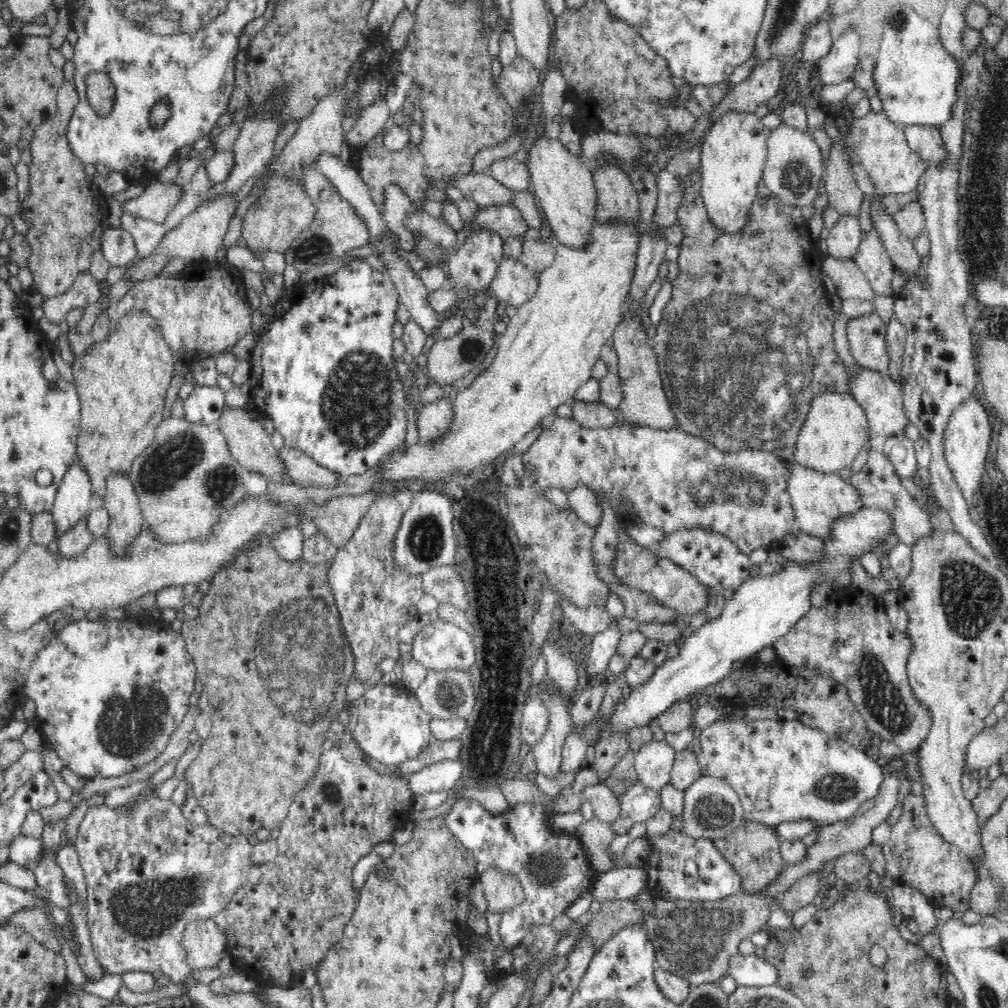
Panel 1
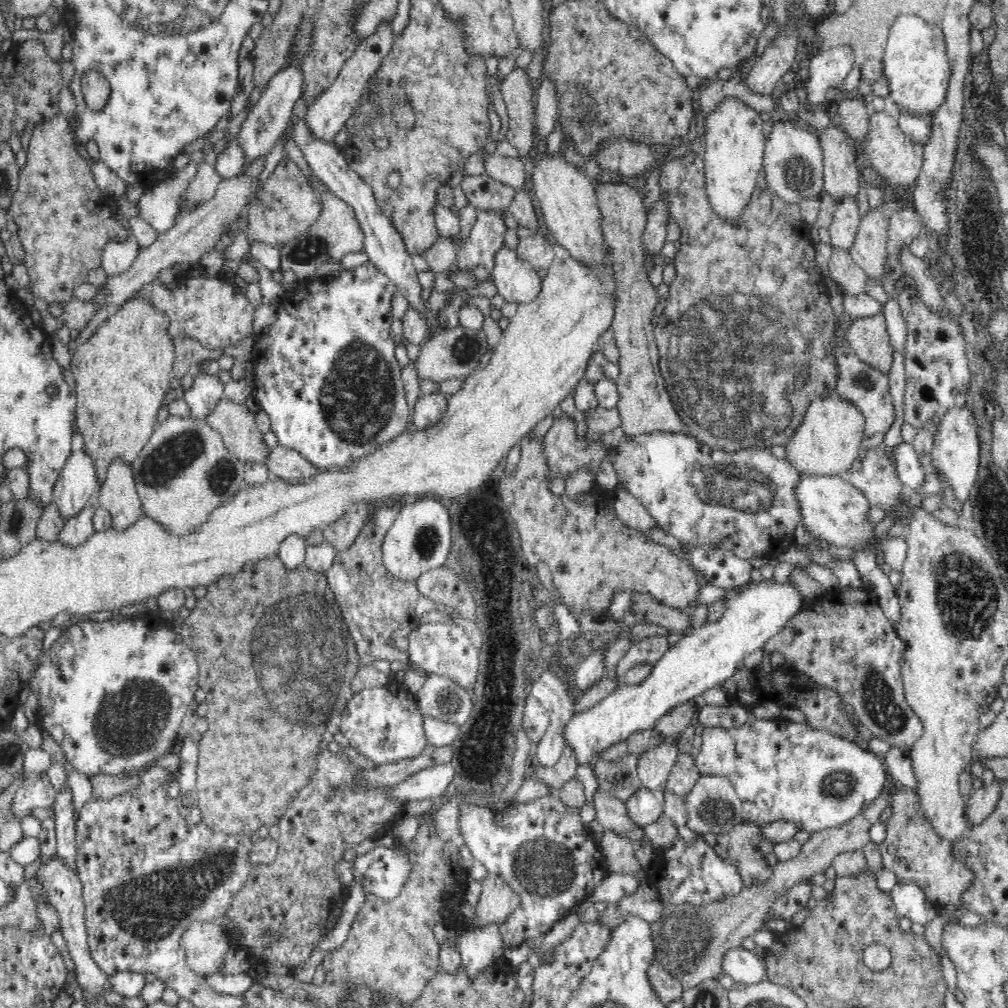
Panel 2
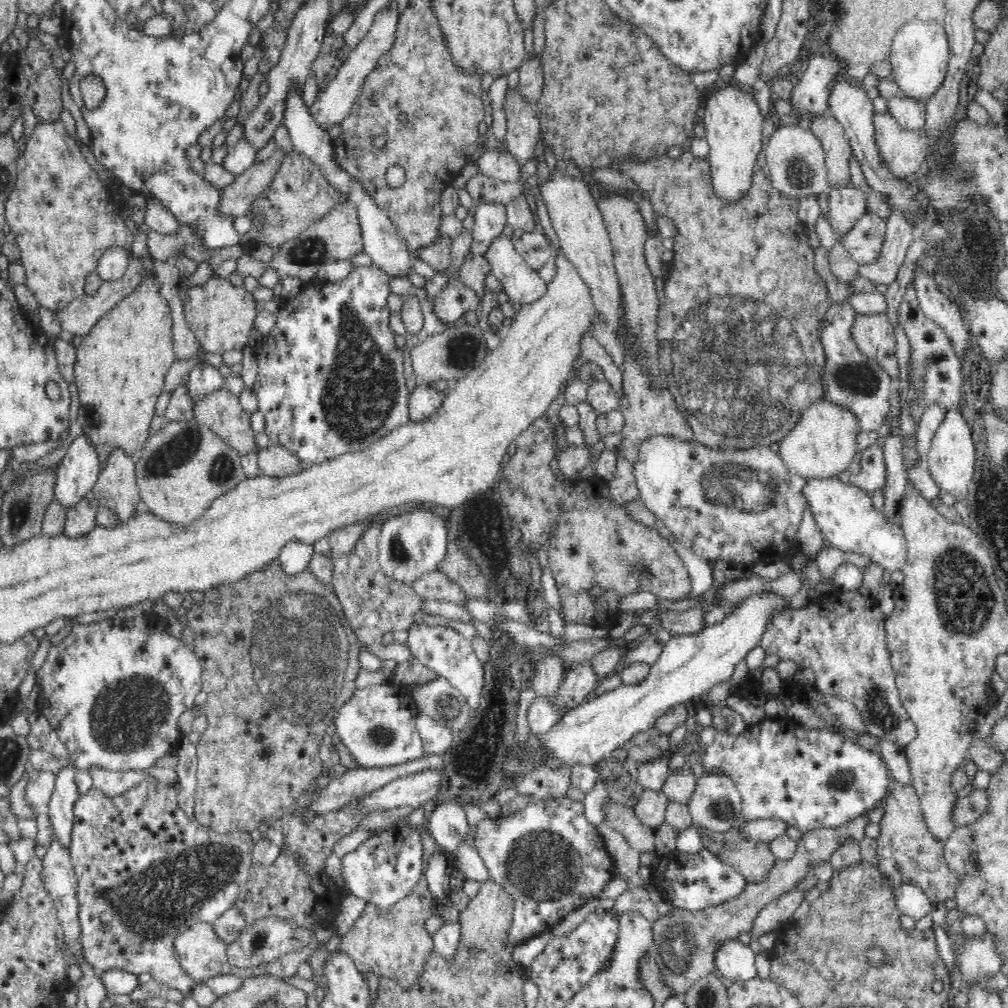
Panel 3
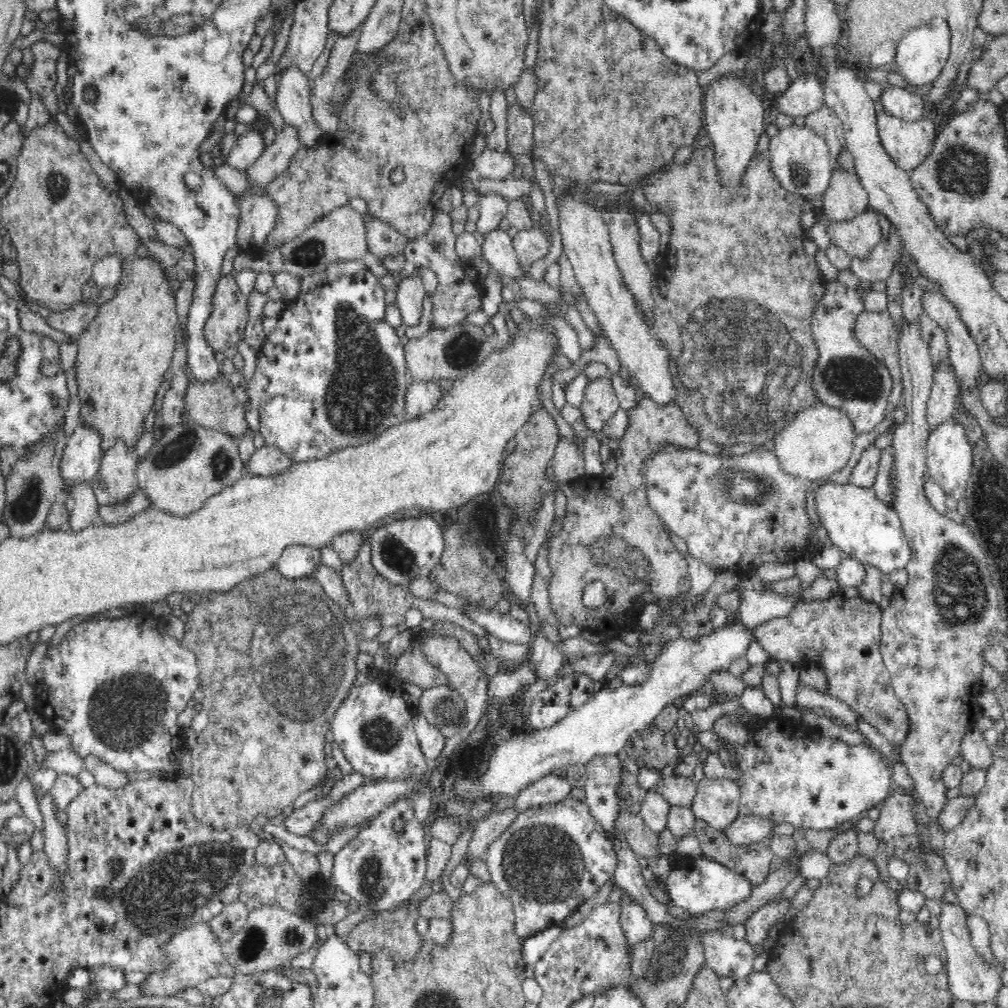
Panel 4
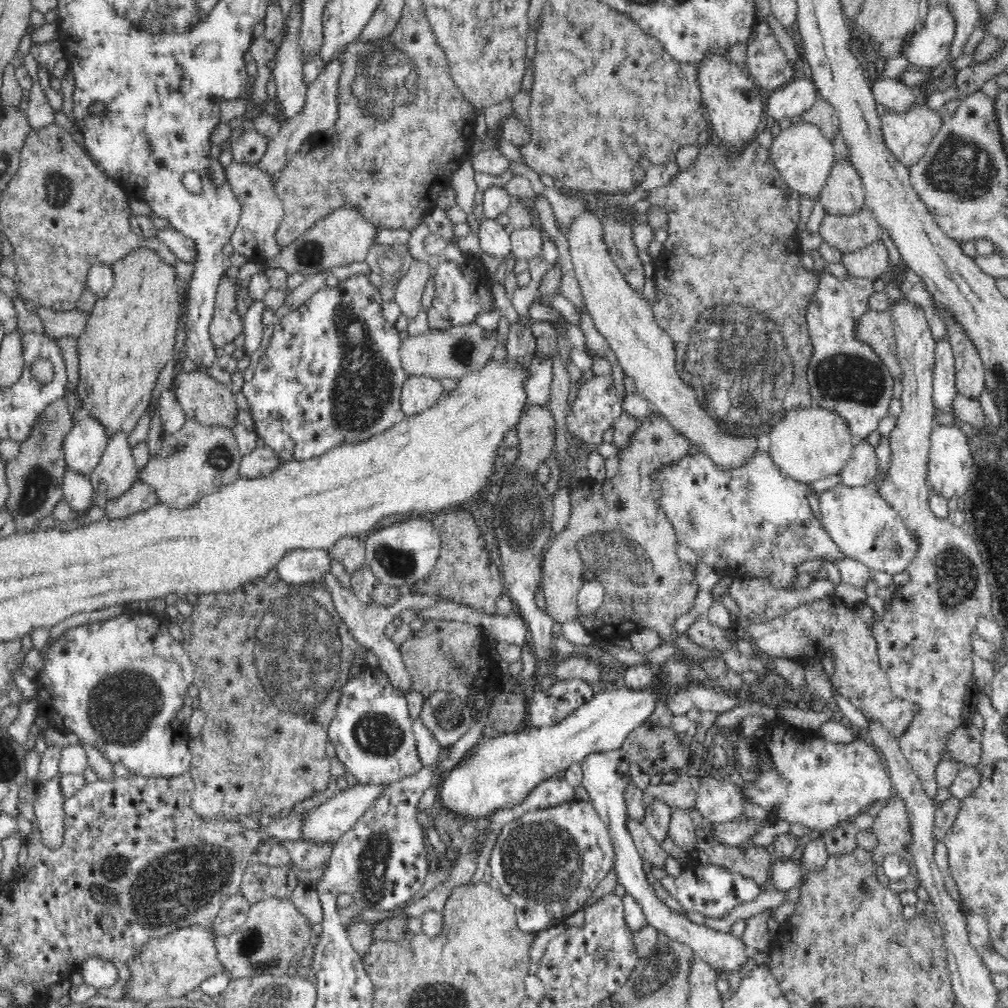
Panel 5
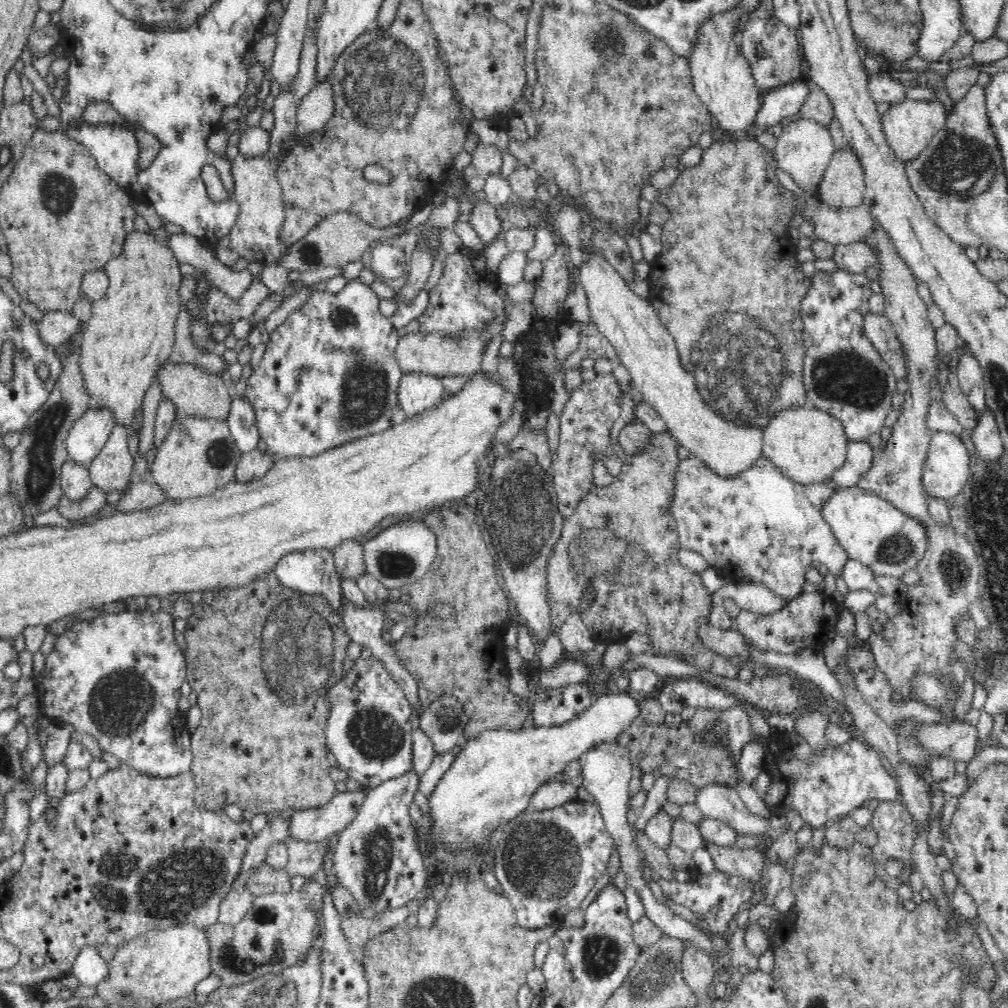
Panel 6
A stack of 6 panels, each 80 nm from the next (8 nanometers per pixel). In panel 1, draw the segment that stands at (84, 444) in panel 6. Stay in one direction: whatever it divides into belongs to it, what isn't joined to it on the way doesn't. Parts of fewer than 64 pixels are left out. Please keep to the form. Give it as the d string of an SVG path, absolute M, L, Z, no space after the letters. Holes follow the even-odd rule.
M77 457L58 485L51 509L58 527L56 538L67 528L74 526L75 522L87 516L92 491L90 475Z

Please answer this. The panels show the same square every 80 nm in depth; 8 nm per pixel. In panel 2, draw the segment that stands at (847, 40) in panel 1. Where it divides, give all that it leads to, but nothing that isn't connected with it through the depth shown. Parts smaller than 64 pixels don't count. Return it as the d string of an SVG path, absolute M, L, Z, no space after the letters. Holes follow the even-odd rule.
M834 48L832 52L810 54L808 76L804 82L806 104L812 110L824 108L828 102L828 90L838 86L852 68L852 54L846 48Z

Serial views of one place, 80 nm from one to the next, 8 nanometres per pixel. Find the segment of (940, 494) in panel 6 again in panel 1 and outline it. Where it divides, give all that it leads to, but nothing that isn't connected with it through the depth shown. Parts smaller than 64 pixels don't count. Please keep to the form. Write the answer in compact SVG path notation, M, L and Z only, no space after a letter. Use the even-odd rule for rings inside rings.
M974 398L955 408L948 417L943 432L943 458L950 469L955 485L960 489L965 500L970 500L972 494L978 490L978 480L984 472L991 434L992 424L988 422L987 411Z

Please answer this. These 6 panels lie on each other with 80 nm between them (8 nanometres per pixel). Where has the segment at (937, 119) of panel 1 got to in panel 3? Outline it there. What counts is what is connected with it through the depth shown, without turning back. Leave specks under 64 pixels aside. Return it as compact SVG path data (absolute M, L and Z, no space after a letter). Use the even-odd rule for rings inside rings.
M910 22L898 32L892 50L890 64L899 92L910 97L926 100L942 82L950 54L950 44L944 25L938 22Z

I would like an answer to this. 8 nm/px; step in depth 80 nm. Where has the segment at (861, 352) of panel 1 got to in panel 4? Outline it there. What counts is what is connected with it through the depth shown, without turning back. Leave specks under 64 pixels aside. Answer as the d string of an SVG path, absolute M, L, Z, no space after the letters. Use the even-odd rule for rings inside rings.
M887 310L863 312L856 323L854 335L861 346L874 354L894 378L890 408L896 404L902 405L903 384L898 359L898 334L890 313Z

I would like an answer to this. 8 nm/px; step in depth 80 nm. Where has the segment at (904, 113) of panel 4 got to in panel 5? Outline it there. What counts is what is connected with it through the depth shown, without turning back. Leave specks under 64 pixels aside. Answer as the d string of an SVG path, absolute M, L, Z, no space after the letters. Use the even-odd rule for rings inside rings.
M878 77L871 83L875 101L888 110L904 111L916 103L916 92L897 79Z

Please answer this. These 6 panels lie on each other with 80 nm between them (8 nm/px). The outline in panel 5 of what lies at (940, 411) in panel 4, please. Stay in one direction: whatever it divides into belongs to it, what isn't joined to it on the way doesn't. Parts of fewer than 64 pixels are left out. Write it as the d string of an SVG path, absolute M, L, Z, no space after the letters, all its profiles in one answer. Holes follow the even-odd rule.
M948 332L942 336L935 346L933 412L952 411L952 400L957 391L955 384L955 357Z

